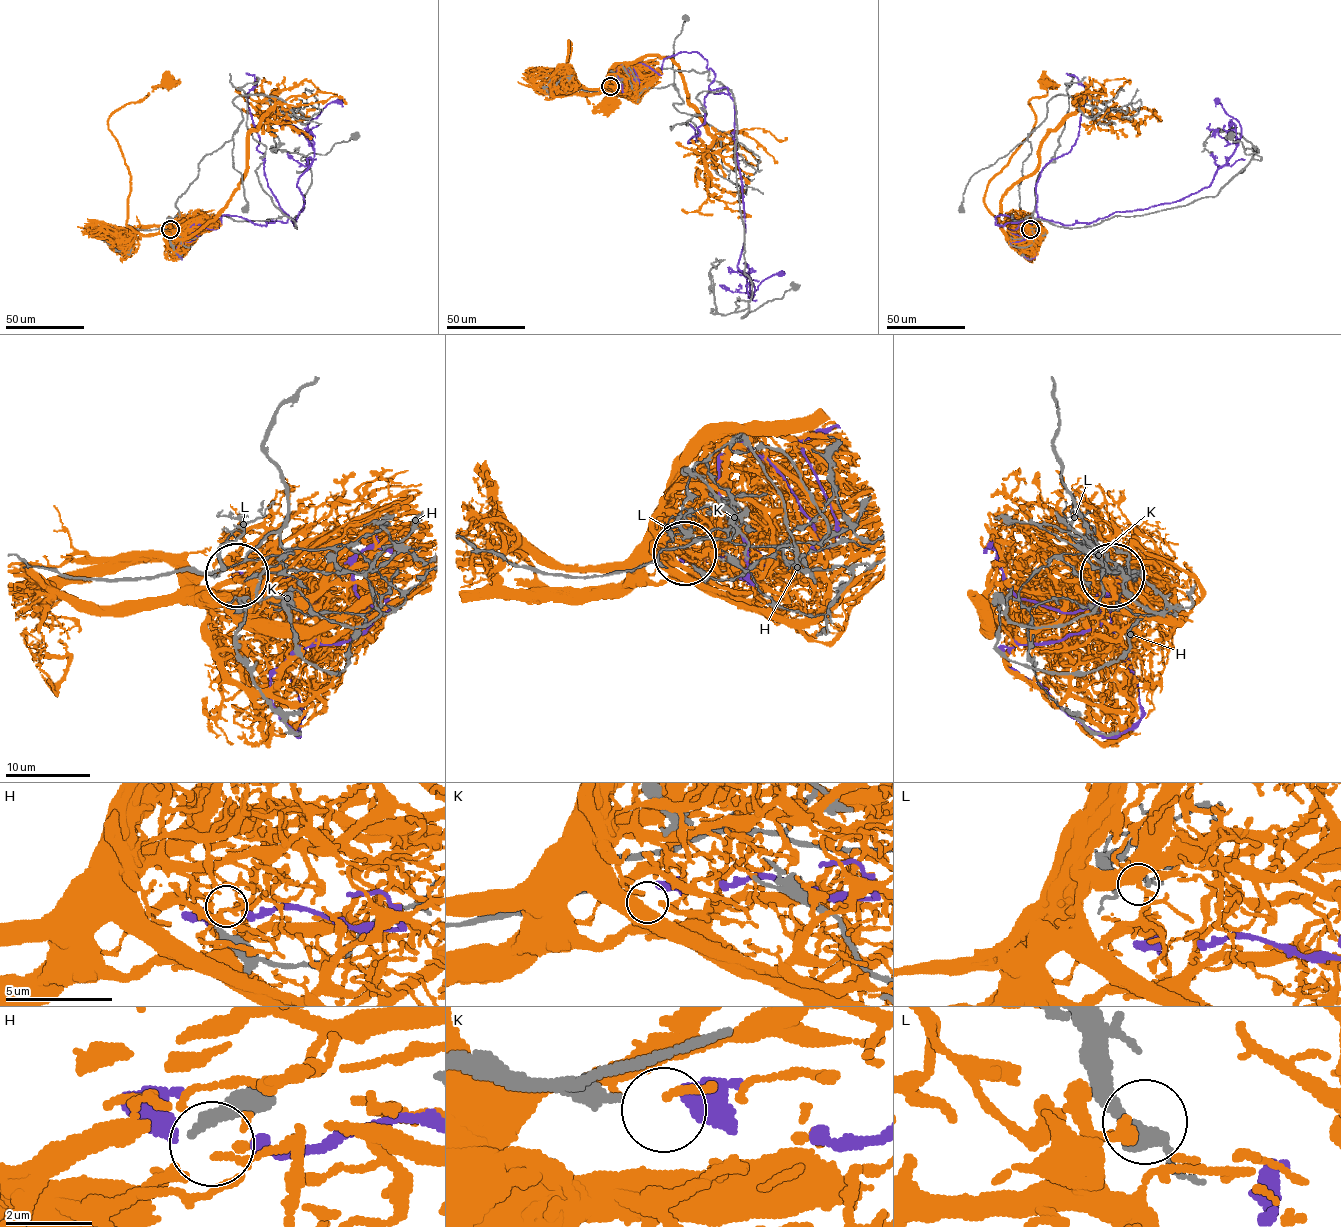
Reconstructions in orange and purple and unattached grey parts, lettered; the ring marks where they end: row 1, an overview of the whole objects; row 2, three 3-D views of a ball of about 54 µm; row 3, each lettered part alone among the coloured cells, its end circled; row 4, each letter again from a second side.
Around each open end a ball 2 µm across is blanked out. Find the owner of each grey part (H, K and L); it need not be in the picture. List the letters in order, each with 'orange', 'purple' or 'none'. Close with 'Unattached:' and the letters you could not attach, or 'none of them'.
H: none
K: none
L: orange
Unattached: H, K

